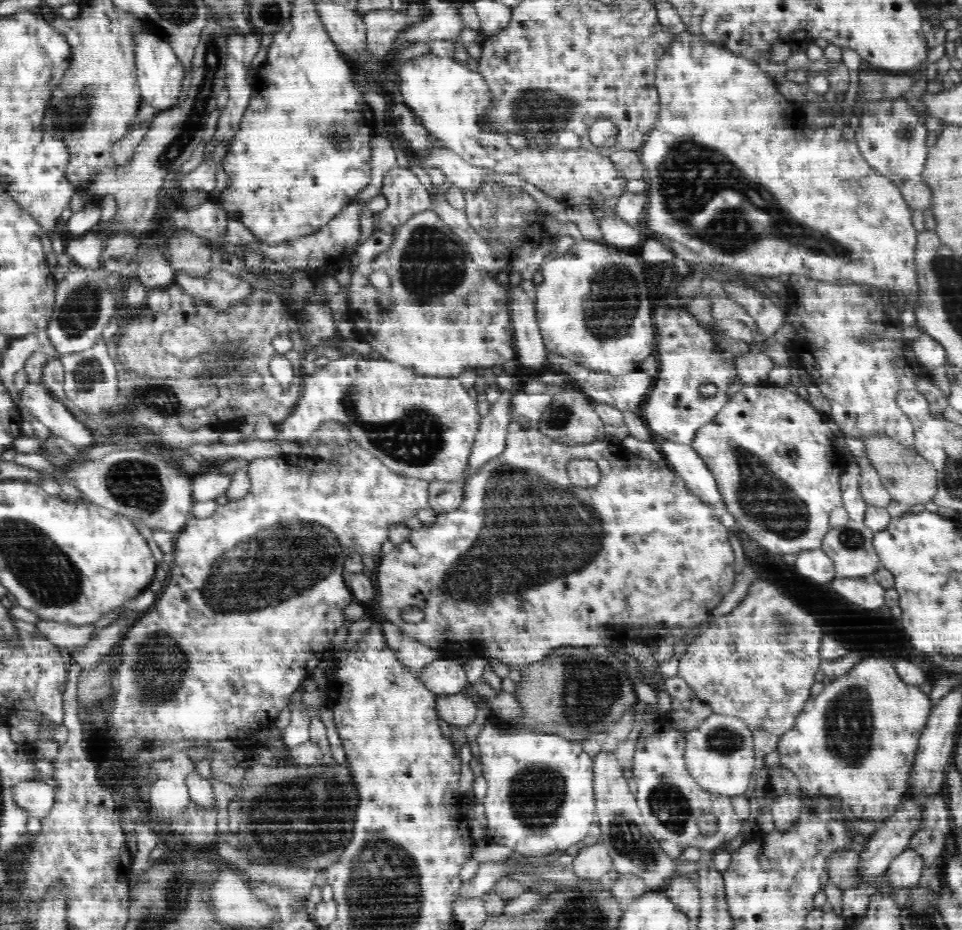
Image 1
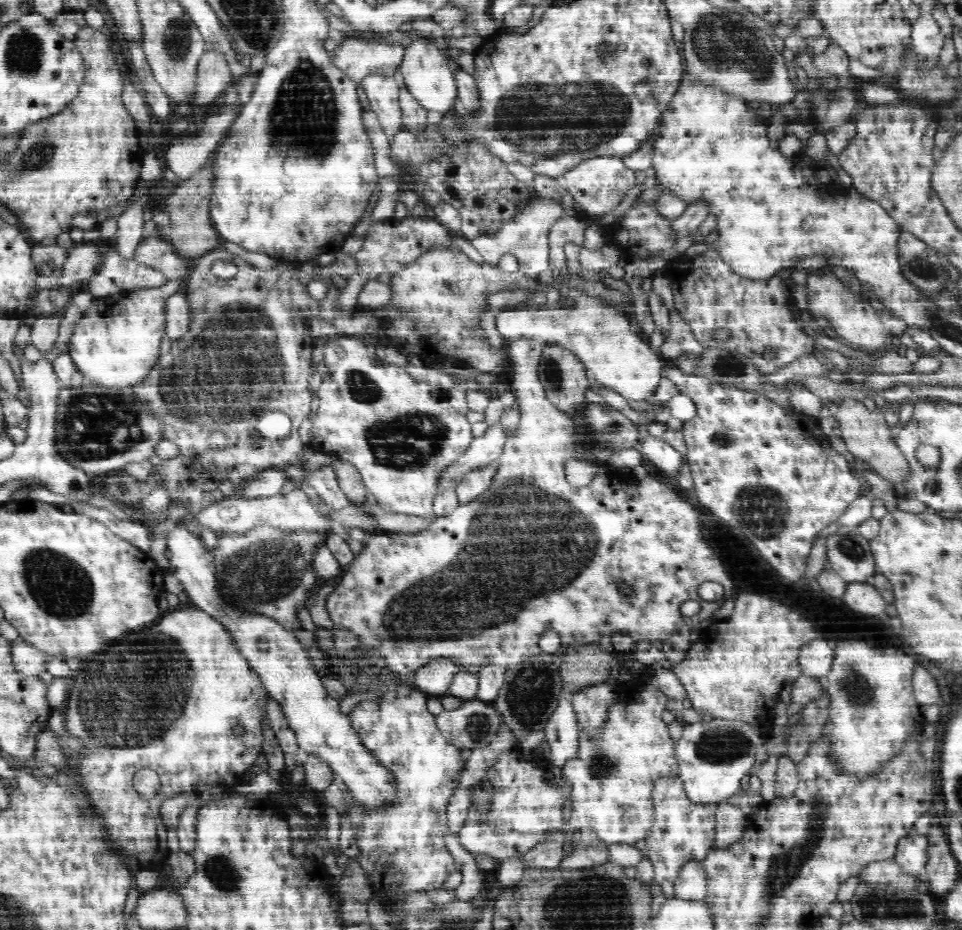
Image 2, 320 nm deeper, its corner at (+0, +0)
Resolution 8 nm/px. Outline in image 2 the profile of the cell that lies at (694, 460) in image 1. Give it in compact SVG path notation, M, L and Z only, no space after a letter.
M648 436L642 442L642 452L646 456L645 461L648 466L652 466L651 469L656 470L656 466L658 466L660 472L668 472L676 476L682 466L682 460L686 457L672 445L664 442L662 438L654 438L654 436Z

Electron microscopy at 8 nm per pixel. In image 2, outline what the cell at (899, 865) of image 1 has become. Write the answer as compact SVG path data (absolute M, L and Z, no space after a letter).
M914 830L900 840L894 859L902 872L909 876L920 876L928 864L928 846L929 841Z

